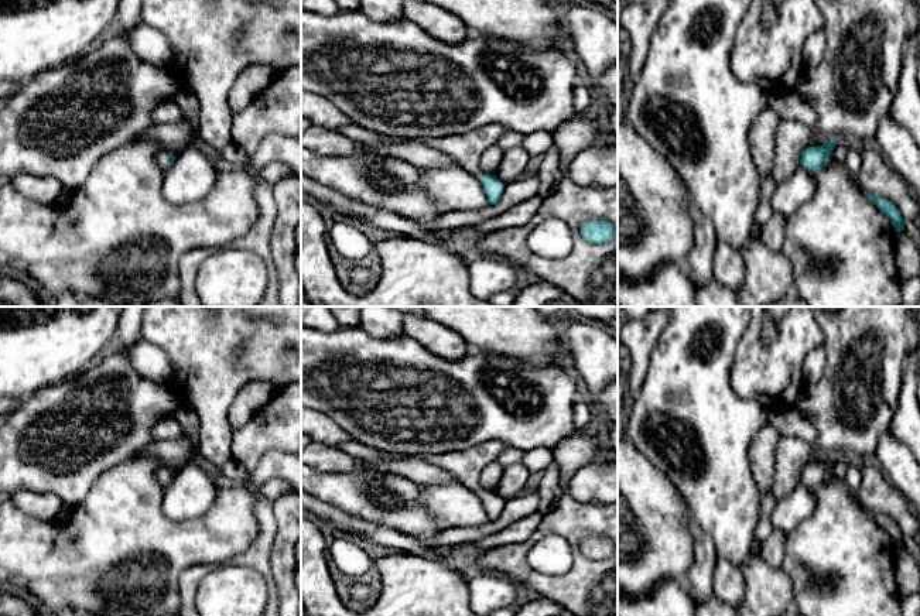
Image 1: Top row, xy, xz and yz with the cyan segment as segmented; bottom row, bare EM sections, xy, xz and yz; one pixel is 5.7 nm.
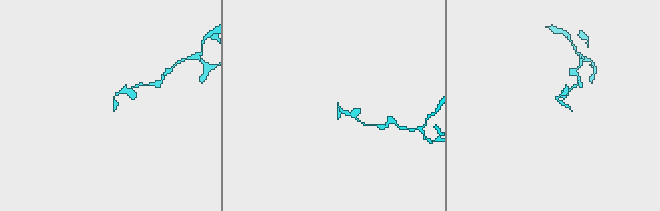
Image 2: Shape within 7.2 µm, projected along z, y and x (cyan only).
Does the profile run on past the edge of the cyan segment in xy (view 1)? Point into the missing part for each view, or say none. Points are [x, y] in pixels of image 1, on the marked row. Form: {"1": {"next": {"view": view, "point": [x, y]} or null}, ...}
{"1": {"next": {"view": "xy", "point": [163, 160]}}}

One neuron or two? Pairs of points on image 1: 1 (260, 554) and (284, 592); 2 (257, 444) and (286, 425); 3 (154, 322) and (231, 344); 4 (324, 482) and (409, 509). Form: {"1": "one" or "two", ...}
{"1": "two", "2": "one", "3": "one", "4": "one"}

